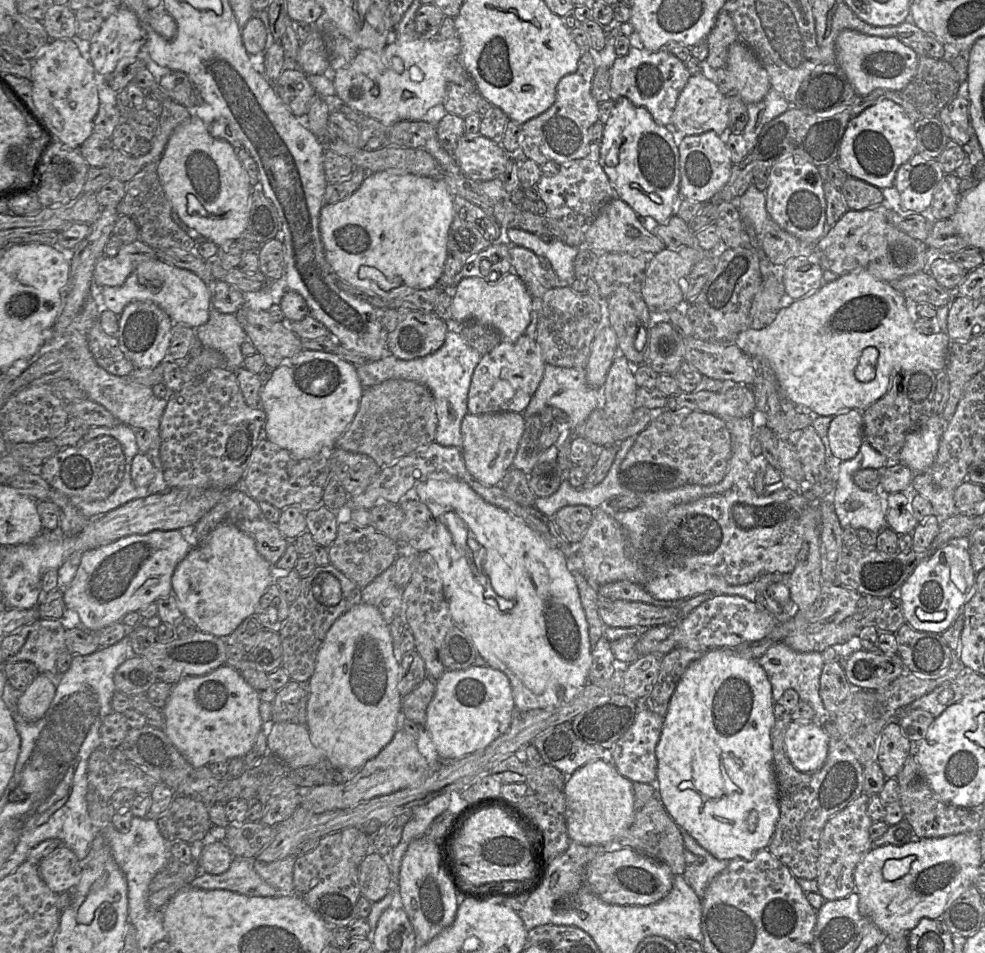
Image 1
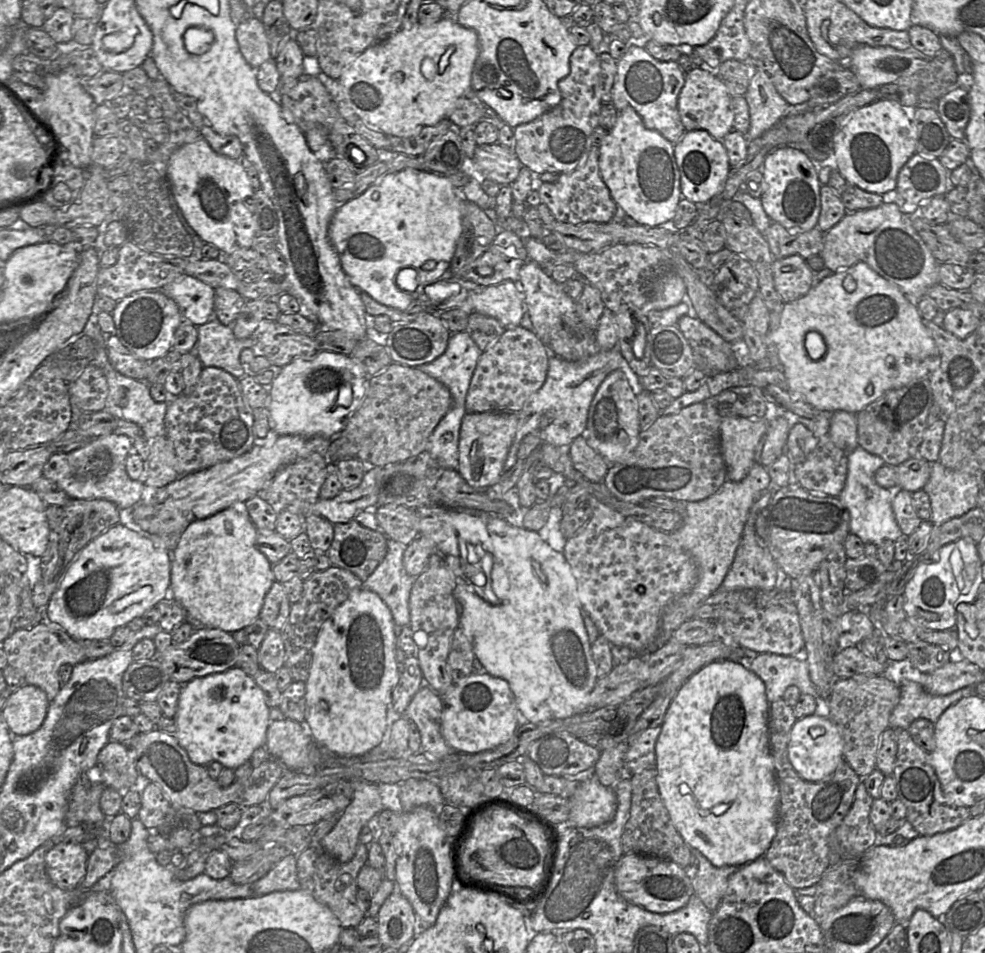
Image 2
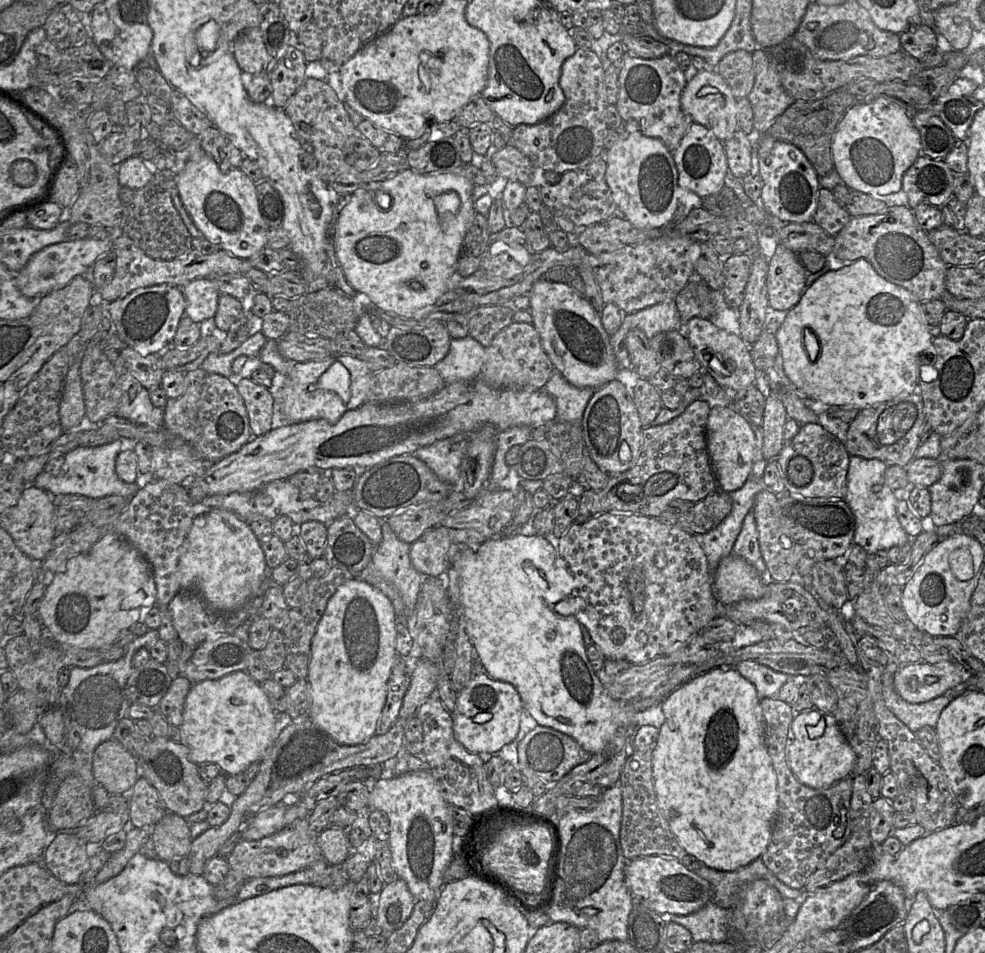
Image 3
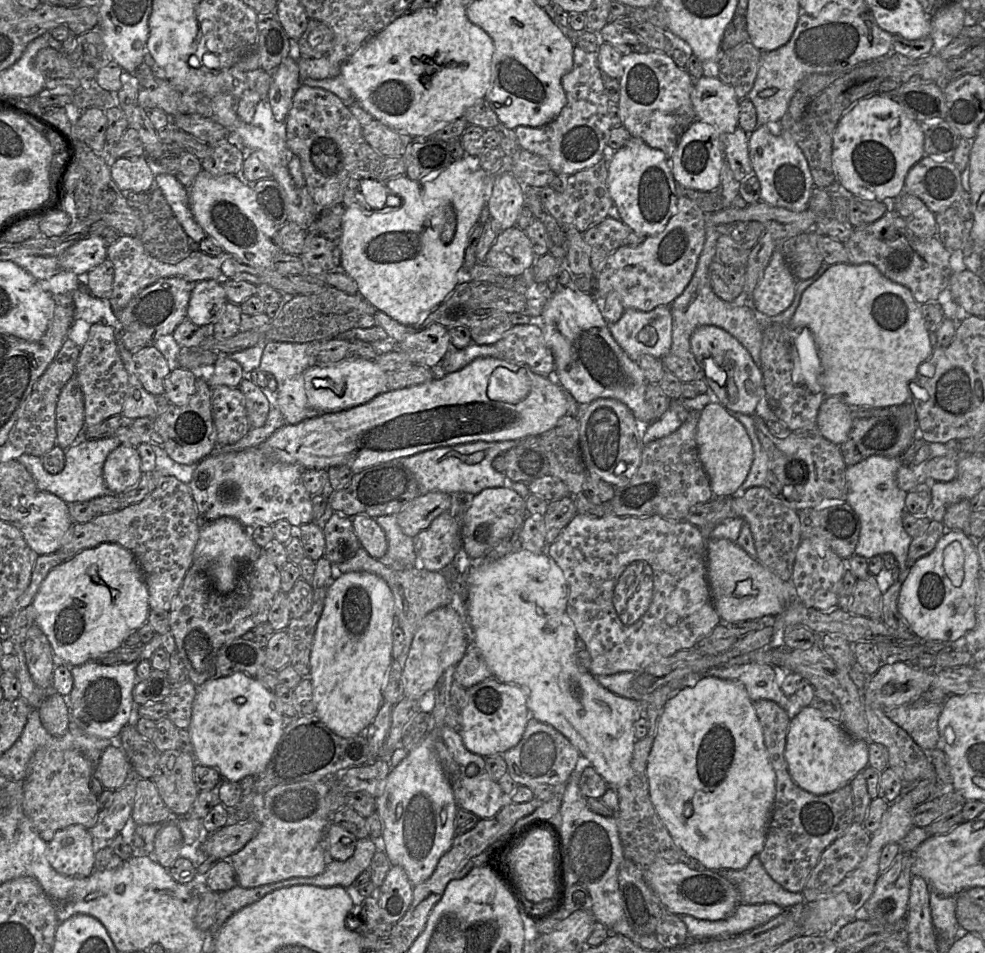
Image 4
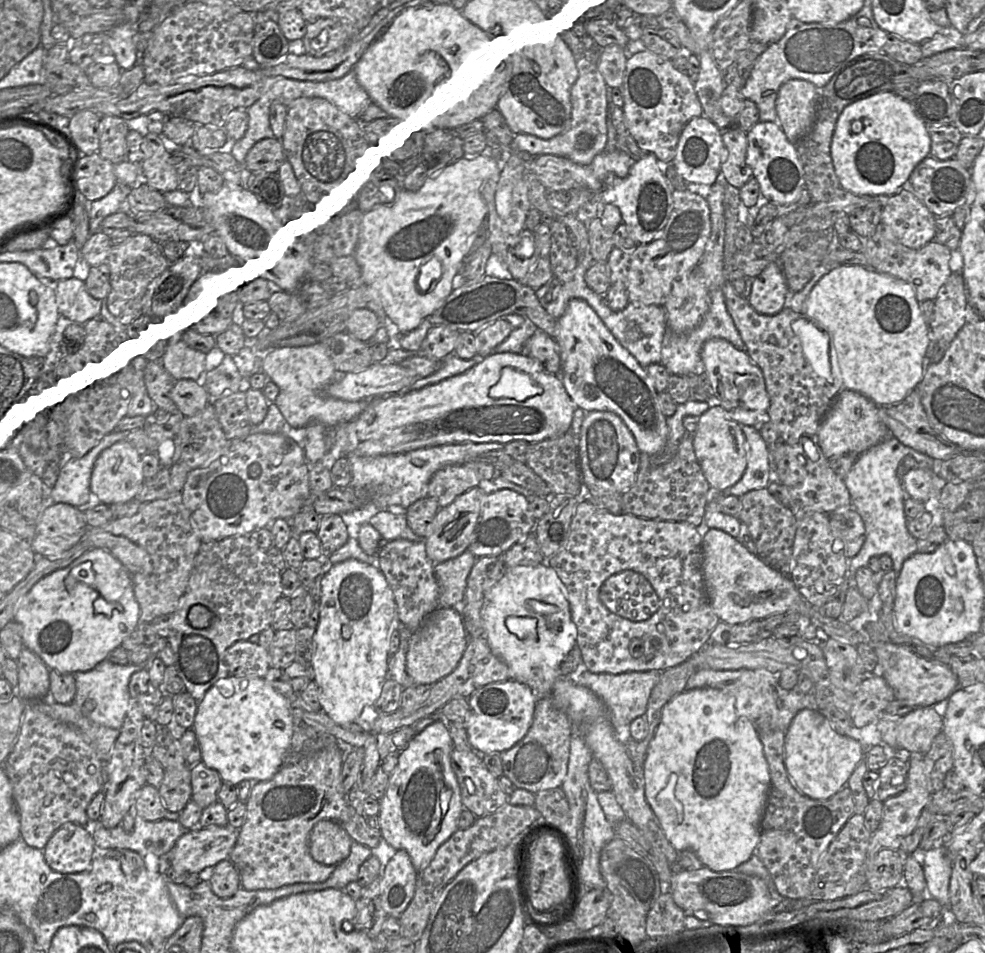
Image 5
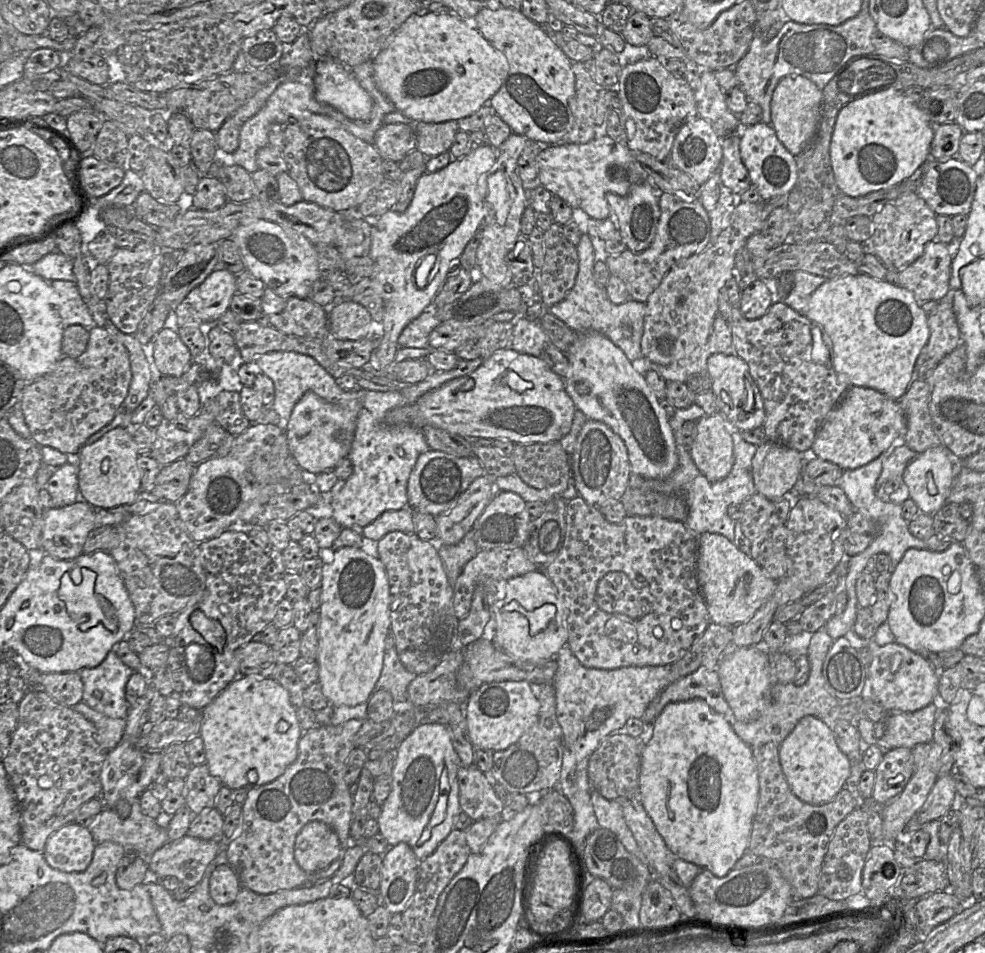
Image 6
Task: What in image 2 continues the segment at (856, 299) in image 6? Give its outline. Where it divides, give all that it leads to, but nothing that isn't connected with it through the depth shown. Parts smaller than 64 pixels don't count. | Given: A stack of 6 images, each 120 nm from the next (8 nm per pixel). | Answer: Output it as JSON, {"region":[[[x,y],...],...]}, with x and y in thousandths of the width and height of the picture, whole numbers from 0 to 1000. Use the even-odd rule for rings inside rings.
{"region":[[[871,275],[835,293],[816,311],[796,319],[791,342],[782,349],[782,355],[788,363],[793,389],[803,410],[829,429],[870,434],[901,410],[915,407],[929,398],[942,396],[953,385],[955,378],[930,316],[932,315],[924,315],[912,301],[890,288],[879,276]],[[861,290],[869,298],[865,306],[856,301],[856,294]],[[822,347],[830,348],[839,363],[837,374],[830,378],[824,378],[816,364],[817,353]]]}

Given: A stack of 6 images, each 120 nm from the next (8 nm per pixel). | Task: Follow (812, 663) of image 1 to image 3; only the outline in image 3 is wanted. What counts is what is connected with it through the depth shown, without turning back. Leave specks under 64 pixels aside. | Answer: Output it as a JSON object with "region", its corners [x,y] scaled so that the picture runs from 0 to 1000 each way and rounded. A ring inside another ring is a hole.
{"region":[[[762,693],[747,697],[746,702],[768,722],[771,733],[791,733],[794,720],[804,712],[803,709],[789,705],[777,698]]]}

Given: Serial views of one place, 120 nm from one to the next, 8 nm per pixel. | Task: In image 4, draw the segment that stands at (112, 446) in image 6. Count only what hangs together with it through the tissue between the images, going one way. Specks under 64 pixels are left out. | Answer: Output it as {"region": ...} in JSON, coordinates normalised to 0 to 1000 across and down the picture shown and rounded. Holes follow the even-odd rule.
{"region":[[[123,466],[109,480],[105,501],[112,517],[122,518],[137,509],[145,497],[139,471]]]}

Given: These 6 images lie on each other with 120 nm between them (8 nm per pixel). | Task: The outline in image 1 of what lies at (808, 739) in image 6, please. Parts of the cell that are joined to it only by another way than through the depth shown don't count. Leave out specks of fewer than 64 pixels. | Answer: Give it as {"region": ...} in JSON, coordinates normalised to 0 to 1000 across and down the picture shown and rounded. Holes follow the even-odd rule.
{"region":[[[803,757],[796,771],[798,791],[804,803],[815,811],[830,809],[838,801],[841,771],[830,757]]]}

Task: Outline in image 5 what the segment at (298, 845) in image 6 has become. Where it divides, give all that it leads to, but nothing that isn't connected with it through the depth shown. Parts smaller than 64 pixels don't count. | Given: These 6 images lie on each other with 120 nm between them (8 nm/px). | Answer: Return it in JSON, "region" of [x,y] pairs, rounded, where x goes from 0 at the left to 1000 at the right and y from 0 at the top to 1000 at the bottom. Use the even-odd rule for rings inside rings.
{"region":[[[334,859],[322,863],[313,880],[317,900],[331,909],[349,903],[354,898],[357,884],[346,865]]]}

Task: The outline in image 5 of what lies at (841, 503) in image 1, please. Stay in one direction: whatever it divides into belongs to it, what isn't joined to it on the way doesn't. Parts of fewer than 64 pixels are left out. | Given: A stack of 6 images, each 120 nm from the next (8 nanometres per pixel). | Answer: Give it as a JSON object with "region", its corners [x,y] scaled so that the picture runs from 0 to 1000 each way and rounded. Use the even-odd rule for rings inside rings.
{"region":[[[904,458],[873,476],[857,502],[864,522],[864,531],[873,539],[879,553],[879,567],[875,575],[861,588],[860,601],[863,599],[863,603],[868,603],[872,596],[880,594],[885,584],[896,581],[906,586],[907,599],[913,602],[918,589],[932,579],[931,566],[921,555],[922,544],[918,538],[918,525],[921,520],[911,498],[912,488],[920,477],[926,477],[930,483],[929,491],[946,492],[951,496],[952,485]]]}

